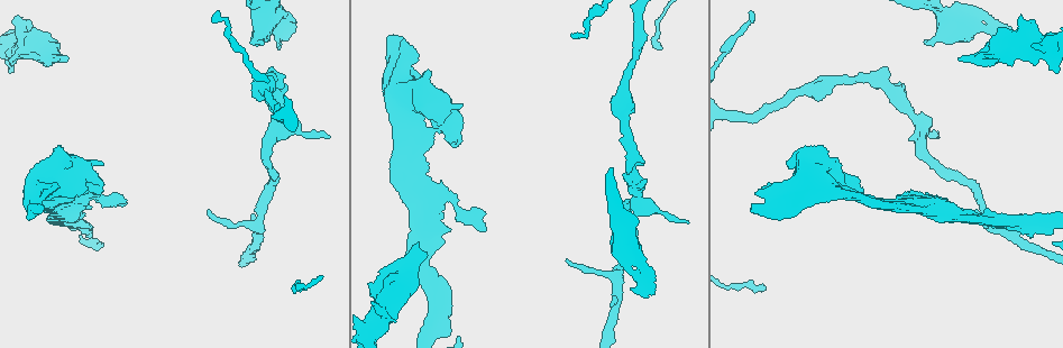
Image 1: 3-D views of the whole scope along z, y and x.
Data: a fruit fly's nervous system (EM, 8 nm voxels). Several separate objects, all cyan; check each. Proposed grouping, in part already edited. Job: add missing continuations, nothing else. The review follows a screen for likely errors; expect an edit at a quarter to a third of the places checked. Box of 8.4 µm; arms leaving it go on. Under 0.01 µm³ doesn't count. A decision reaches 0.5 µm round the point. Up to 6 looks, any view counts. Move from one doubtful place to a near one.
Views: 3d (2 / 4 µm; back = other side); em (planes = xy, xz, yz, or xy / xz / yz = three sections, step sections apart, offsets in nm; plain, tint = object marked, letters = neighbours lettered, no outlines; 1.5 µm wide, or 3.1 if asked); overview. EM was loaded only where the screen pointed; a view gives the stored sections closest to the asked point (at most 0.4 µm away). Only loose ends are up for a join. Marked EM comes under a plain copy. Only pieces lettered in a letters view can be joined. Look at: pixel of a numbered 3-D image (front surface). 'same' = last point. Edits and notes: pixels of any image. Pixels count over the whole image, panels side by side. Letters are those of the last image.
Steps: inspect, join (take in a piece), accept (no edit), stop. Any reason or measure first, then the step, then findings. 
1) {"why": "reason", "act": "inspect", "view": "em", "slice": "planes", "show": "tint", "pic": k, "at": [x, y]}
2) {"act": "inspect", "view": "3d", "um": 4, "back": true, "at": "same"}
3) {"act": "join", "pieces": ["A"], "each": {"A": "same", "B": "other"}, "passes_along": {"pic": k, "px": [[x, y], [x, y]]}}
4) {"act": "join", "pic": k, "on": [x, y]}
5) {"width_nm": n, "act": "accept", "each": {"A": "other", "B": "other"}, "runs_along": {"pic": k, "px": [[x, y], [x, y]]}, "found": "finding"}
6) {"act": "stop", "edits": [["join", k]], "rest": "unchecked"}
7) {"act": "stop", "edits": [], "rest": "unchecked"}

{"why": "thick end", "act": "inspect", "view": "em", "slice": "xz", "step": 8, "show": "tint", "pic": 1, "at": [60, 59]}

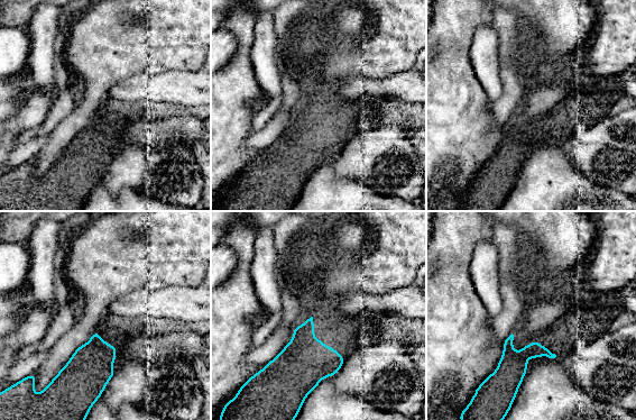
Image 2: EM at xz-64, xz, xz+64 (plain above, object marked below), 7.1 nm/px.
{"act": "inspect", "view": "em", "slice": "planes", "show": "letters", "at": "same"}

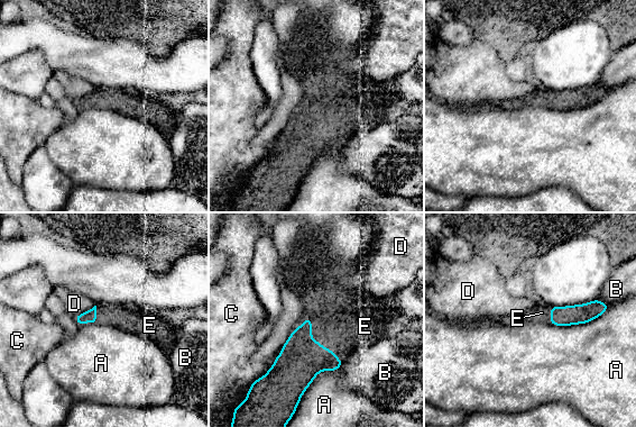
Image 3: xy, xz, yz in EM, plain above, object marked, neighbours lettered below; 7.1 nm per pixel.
{"act": "join", "pieces": ["E"], "each": {"A": "other", "B": "other", "C": "other", "D": "other", "E": "same"}, "passes_along": {"pic": 3, "px": [[302, 359], [319, 343], [350, 330]]}, "found": "it goes on there"}

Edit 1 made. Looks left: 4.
{"why": "free end", "act": "inspect", "view": "3d", "um": 2, "back": true, "pic": 1, "at": [757, 192]}

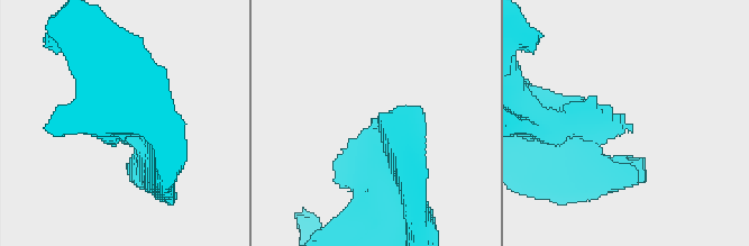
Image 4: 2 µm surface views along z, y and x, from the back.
{"why": "shape alone is not enough", "act": "inspect", "view": "em", "slice": "planes", "show": "letters", "pic": 4, "at": [631, 125]}

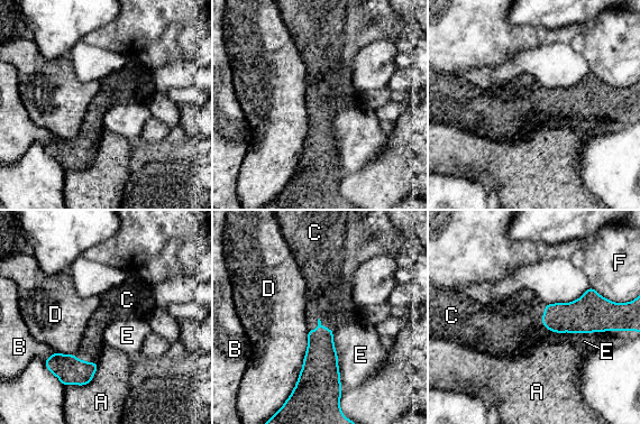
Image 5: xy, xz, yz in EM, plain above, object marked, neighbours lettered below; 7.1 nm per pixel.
{"act": "join", "pieces": ["C"], "each": {"A": "other", "B": "other", "C": "same", "D": "other", "E": "other", "F": "other"}, "found": "it goes on there"}

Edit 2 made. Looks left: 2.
{"act": "stop", "edits": [["join", 3], ["join", 5]], "rest": "unchecked"}

